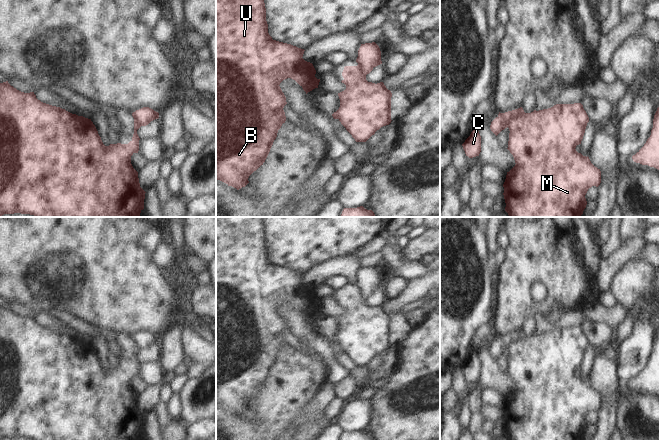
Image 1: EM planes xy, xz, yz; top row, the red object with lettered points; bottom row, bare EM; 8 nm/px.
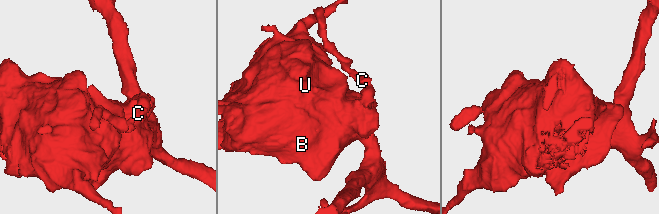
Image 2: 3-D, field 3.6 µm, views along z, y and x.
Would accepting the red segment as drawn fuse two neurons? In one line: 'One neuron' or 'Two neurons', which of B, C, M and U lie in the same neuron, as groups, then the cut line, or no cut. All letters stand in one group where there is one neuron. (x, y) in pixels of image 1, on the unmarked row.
Two neurons. Groups: B M U / C. Split along yz (524, 336), (517, 336), (507, 350)

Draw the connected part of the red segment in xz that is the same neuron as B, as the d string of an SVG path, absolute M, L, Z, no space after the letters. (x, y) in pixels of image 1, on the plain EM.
M216 217L216 403L237 414L245 411L249 407L249 400L263 389L277 361L278 354L286 345L283 332L287 326L279 310L280 307L287 302L291 302L295 304L307 318L313 313L318 312L320 306L320 303L315 301L316 294L313 288L302 282L305 275L304 273L273 264L269 259L264 220L265 217Z

